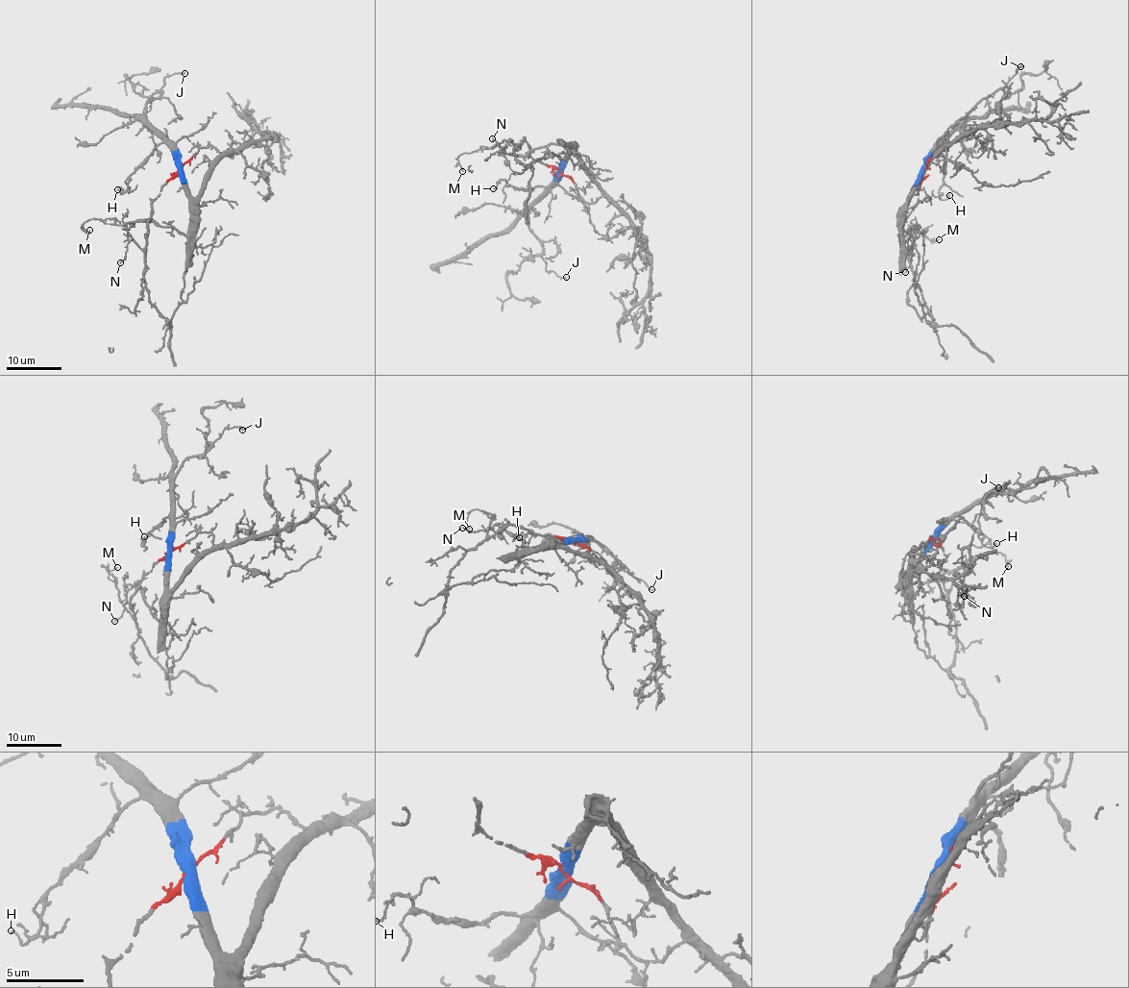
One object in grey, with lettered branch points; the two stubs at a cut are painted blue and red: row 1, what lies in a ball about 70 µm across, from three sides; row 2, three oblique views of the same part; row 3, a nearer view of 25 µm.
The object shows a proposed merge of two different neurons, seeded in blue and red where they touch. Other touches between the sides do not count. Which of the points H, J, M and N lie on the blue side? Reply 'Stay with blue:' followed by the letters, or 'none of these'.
Stay with blue: H, J, N

